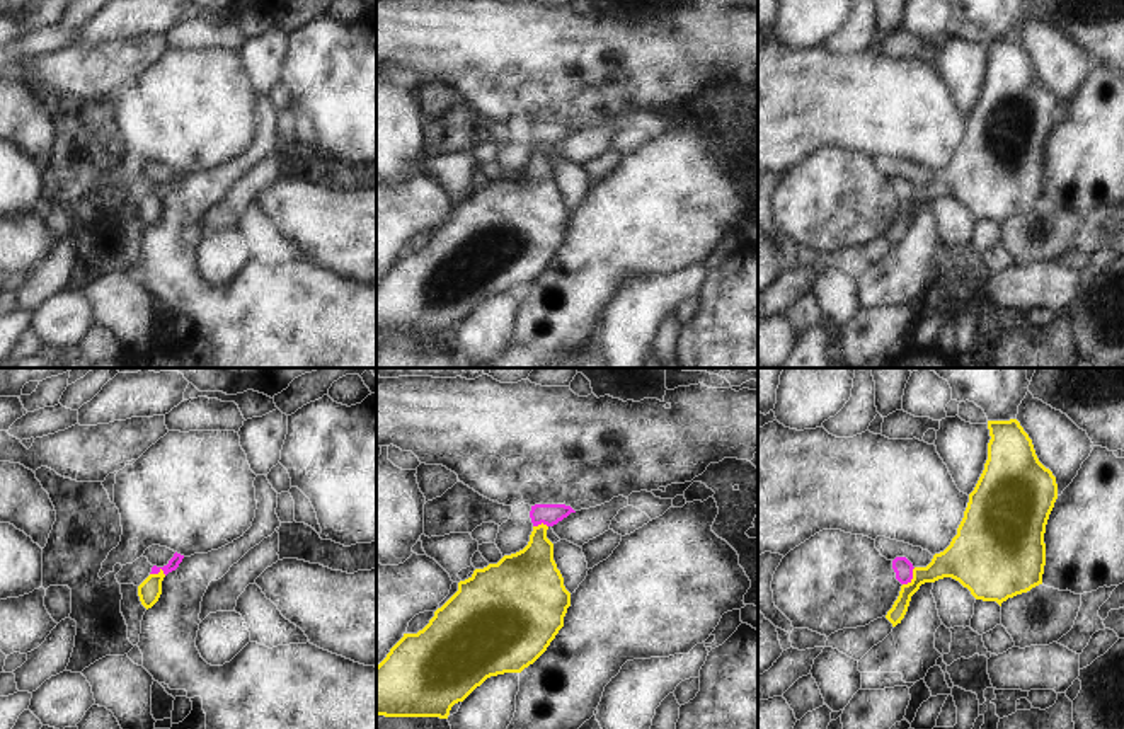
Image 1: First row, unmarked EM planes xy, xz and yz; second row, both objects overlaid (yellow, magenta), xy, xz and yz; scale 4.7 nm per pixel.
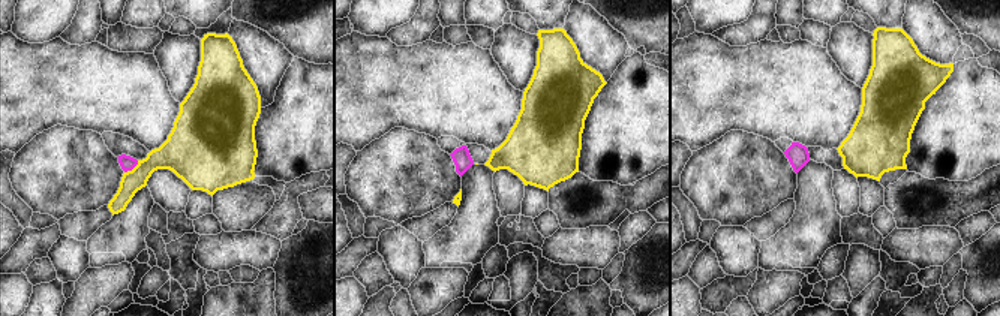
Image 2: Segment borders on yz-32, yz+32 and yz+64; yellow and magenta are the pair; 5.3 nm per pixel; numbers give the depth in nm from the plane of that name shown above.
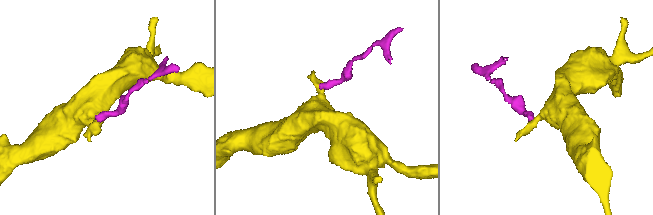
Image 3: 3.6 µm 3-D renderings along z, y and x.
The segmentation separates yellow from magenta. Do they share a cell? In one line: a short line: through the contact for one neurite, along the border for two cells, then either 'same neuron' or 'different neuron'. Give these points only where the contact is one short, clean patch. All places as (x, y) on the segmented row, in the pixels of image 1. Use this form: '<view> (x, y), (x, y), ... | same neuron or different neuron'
yz (915, 568), (913, 576), (903, 585) | different neuron

